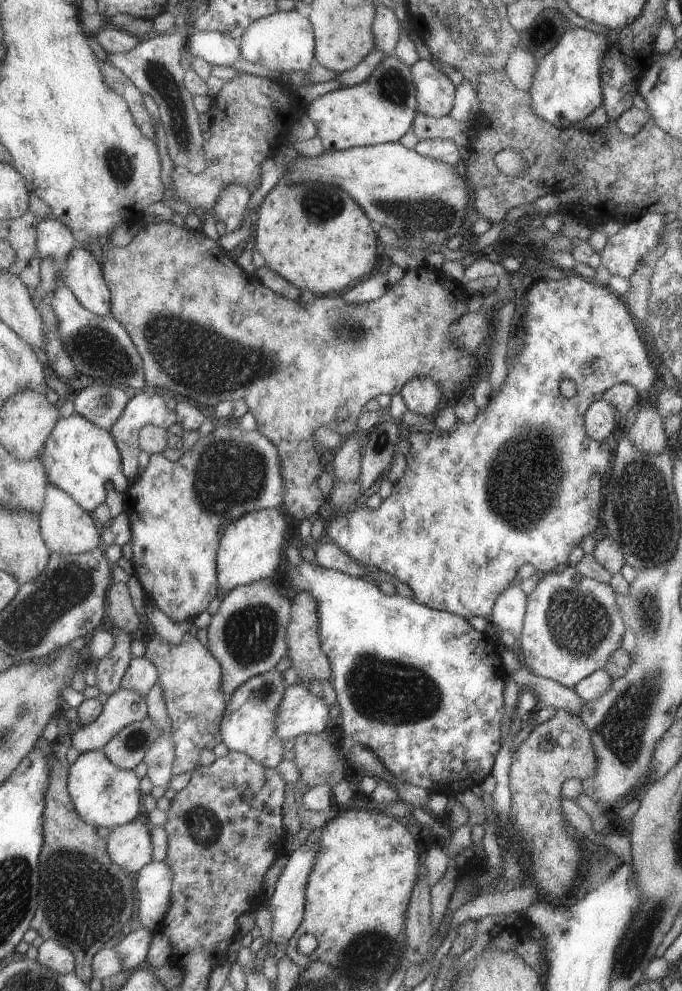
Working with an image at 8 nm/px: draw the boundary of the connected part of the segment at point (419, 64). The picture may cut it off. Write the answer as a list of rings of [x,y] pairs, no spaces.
[[[417,59],[409,66],[409,70],[418,111],[434,118],[448,116],[456,90],[449,78],[427,60]]]

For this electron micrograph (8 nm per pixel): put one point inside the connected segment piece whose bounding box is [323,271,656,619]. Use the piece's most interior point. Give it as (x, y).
(438, 532)

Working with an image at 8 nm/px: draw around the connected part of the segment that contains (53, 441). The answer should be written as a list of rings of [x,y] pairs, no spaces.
[[[79,414],[59,418],[45,440],[41,462],[49,484],[67,492],[85,512],[93,512],[105,502],[107,486],[125,495],[130,484],[121,471],[119,450],[108,430],[96,428]]]

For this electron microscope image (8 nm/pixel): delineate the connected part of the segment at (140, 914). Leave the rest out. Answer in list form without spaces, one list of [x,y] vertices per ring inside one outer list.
[[[164,861],[151,862],[136,873],[135,918],[151,932],[158,930],[161,918],[169,908],[171,882],[173,882],[173,874]]]

